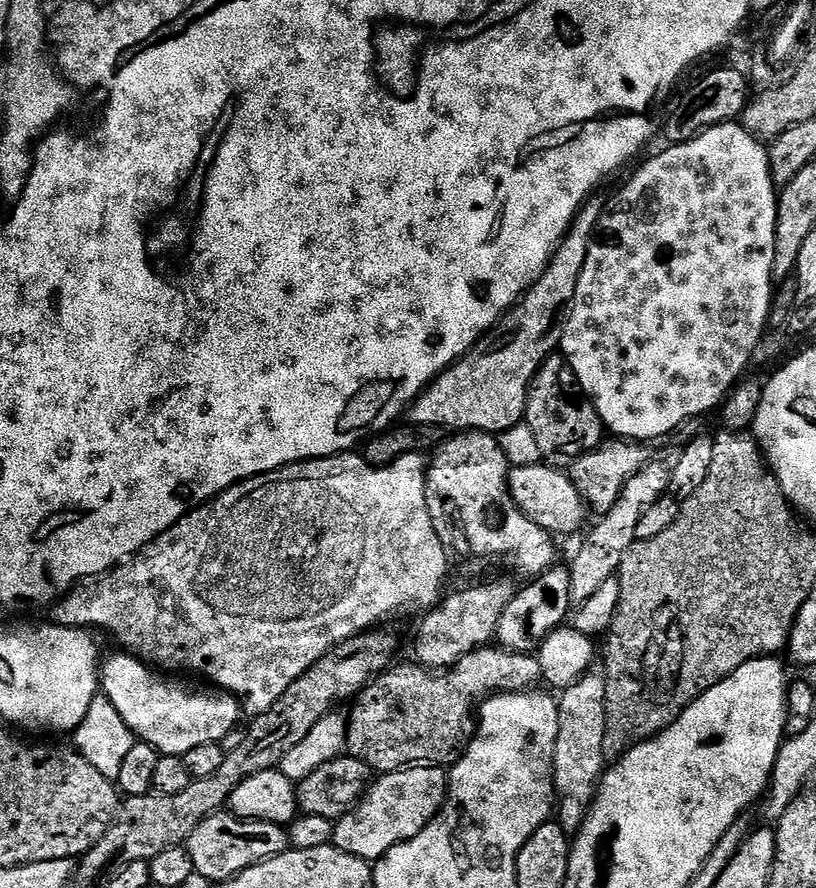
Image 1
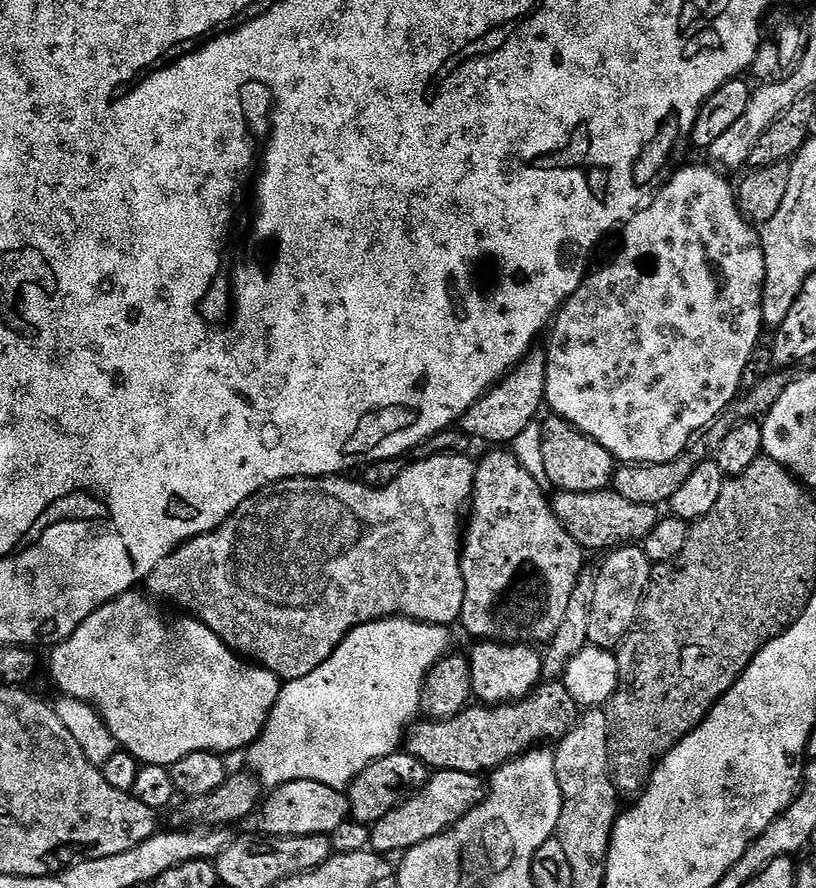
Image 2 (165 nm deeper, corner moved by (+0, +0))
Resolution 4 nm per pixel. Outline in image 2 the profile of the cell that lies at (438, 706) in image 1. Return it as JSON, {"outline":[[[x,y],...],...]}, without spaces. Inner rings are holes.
{"outline":[[[544,682],[511,704],[469,706],[448,720],[421,719],[407,729],[403,747],[429,770],[465,772],[471,776],[491,773],[508,760],[548,742],[544,740],[558,742],[568,733],[577,719],[577,709],[564,708],[565,693],[554,687]]]}

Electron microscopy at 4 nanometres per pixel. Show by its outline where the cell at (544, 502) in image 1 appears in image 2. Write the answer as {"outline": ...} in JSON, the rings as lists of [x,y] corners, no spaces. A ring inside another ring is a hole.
{"outline":[[[605,490],[602,492],[562,492],[557,491],[556,497],[551,497],[552,515],[560,523],[570,538],[574,538],[585,550],[604,548],[611,550],[624,546],[632,546],[643,541],[650,530],[661,520],[662,516],[653,505],[630,502],[617,492]]]}

